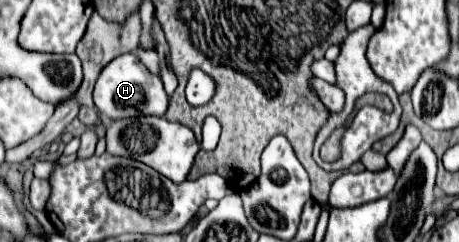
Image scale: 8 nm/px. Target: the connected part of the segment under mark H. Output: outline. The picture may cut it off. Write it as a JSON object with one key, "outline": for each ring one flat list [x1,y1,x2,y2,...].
{"outline":[[126,53,108,63,94,87,94,103,98,111,110,119,140,117,140,115,164,115,168,109,168,95,160,77,152,75,136,53]]}

